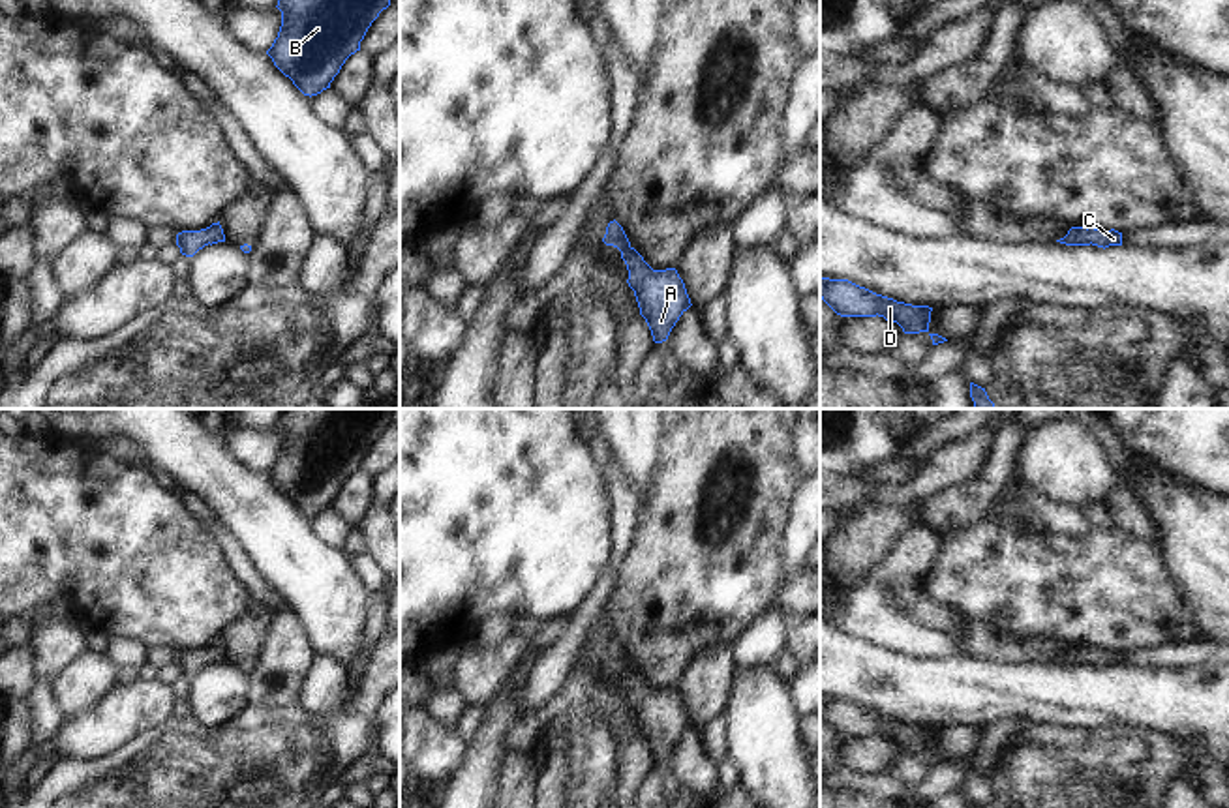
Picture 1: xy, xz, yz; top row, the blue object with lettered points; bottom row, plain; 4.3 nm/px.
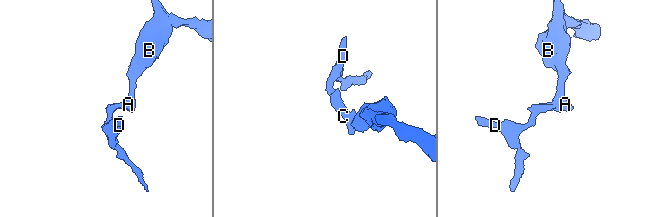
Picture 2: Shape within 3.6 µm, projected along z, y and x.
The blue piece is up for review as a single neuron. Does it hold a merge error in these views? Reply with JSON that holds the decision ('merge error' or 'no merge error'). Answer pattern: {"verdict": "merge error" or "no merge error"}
{"verdict": "no merge error"}

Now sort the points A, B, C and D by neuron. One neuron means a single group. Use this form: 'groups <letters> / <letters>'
groups A B C D

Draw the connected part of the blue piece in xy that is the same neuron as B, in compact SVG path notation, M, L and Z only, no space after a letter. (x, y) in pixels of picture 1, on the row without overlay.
M283 409L278 420L281 446L266 474L304 516L330 508L345 480L360 471L372 442L390 426L392 409Z

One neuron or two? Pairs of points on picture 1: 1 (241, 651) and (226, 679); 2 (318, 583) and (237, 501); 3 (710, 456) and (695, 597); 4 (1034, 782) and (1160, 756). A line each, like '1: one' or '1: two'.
1: two
2: one
3: one
4: one

